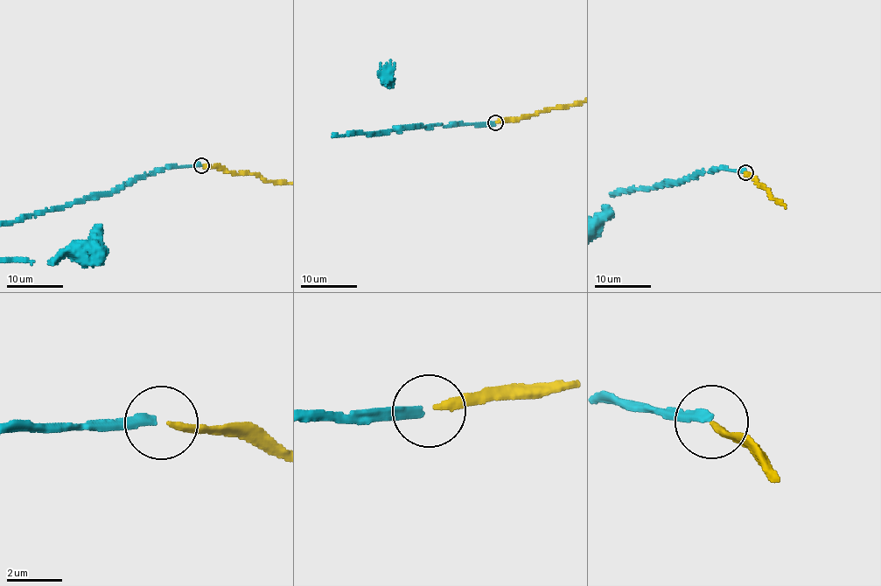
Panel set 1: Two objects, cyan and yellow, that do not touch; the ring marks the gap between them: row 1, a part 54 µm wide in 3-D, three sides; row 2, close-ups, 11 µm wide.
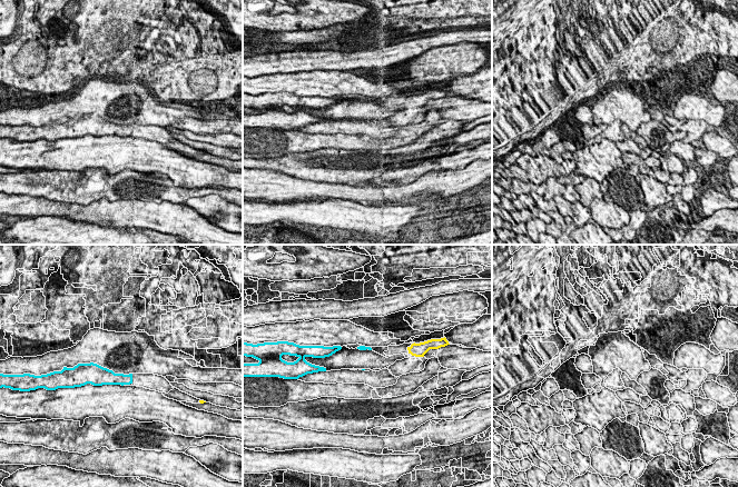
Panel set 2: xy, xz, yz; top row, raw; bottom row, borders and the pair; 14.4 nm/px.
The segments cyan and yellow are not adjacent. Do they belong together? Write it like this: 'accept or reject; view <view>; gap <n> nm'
accept; view xz; gap 550 nm

